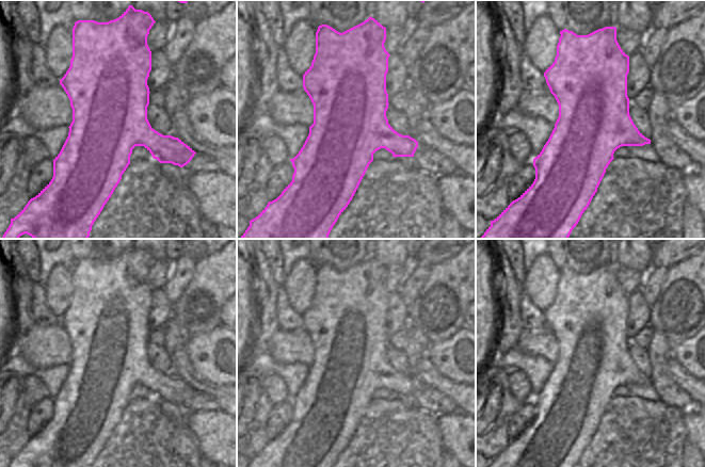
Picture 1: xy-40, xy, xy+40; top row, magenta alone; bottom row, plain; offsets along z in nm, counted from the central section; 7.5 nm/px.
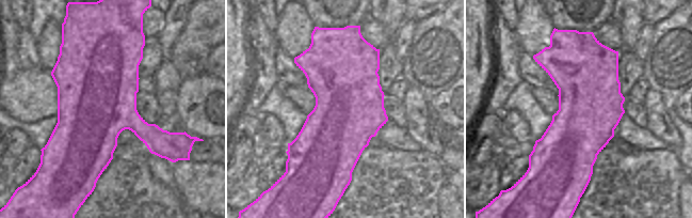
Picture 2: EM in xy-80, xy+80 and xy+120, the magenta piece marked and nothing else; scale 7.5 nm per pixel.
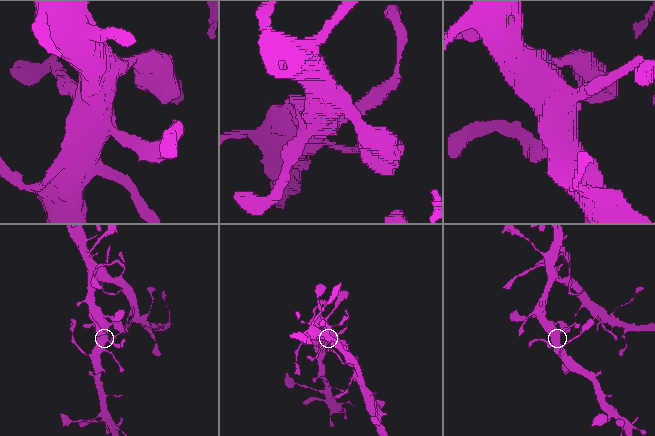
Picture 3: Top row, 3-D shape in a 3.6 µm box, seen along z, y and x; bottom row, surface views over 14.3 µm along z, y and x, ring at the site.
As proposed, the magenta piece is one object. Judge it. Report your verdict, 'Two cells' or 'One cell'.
One cell

